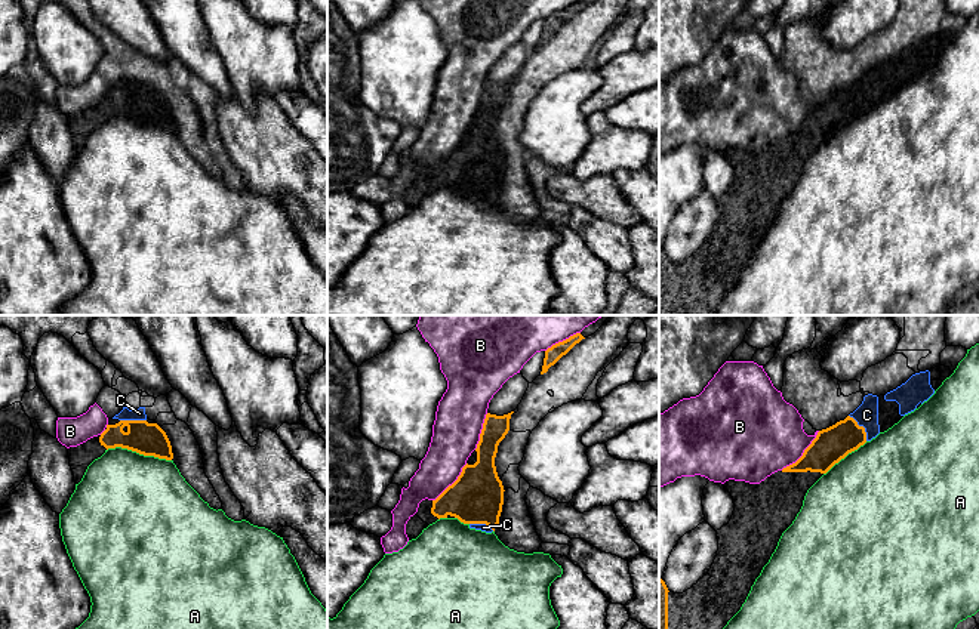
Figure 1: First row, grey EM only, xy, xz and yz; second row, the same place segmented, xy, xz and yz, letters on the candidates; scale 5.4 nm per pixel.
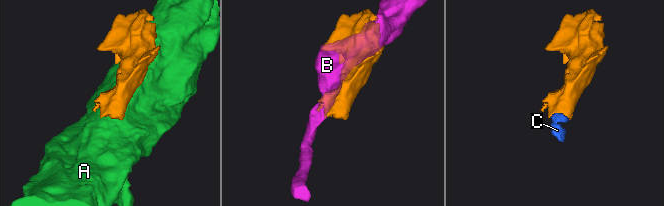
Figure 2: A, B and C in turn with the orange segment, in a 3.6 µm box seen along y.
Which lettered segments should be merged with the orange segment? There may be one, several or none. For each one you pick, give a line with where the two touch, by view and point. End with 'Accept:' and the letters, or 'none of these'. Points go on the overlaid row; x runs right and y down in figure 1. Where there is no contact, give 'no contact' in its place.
C: meets orange in yz at (862, 426)
Accept: C

